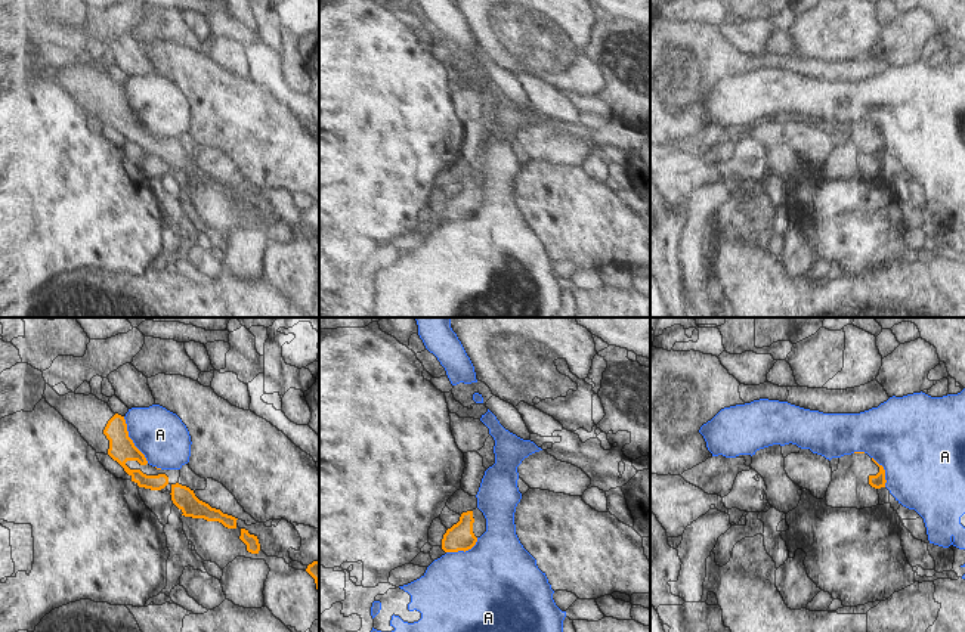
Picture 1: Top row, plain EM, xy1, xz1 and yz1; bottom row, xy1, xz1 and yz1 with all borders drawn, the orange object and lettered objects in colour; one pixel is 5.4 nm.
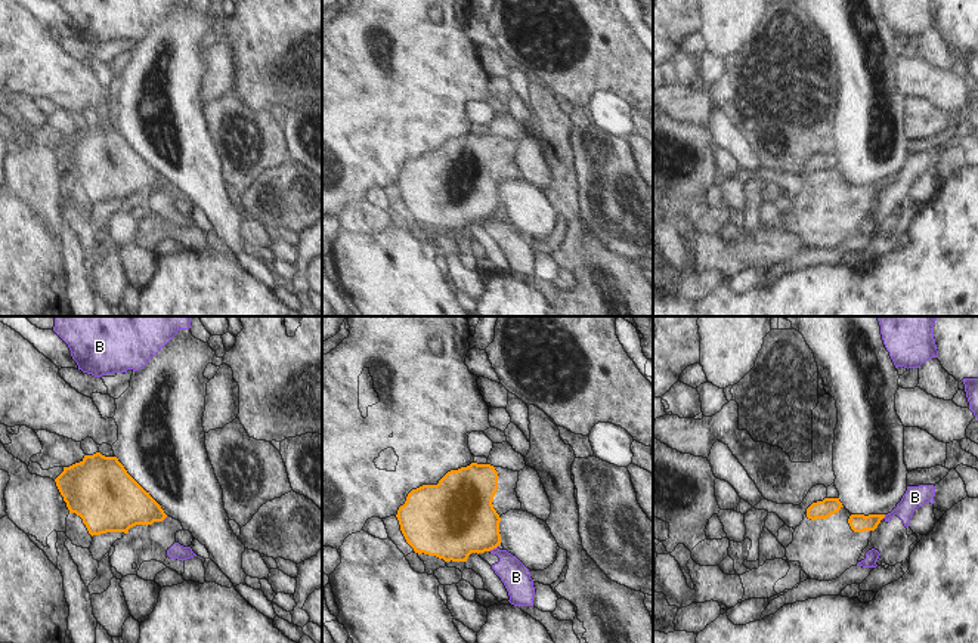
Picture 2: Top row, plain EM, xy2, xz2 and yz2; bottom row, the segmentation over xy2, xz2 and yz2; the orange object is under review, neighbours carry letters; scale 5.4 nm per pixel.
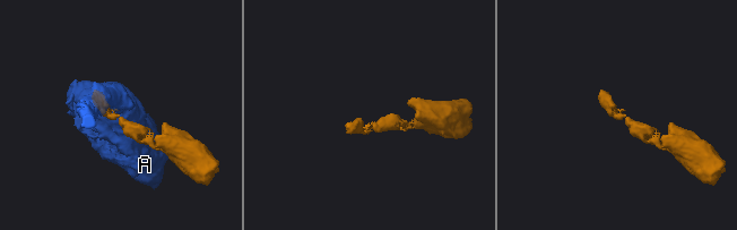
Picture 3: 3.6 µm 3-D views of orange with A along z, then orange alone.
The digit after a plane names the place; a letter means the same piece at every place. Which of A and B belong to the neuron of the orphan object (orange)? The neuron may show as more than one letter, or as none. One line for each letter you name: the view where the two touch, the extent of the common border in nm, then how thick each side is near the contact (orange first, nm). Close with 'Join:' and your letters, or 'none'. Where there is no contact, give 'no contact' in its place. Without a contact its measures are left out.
Join: none

